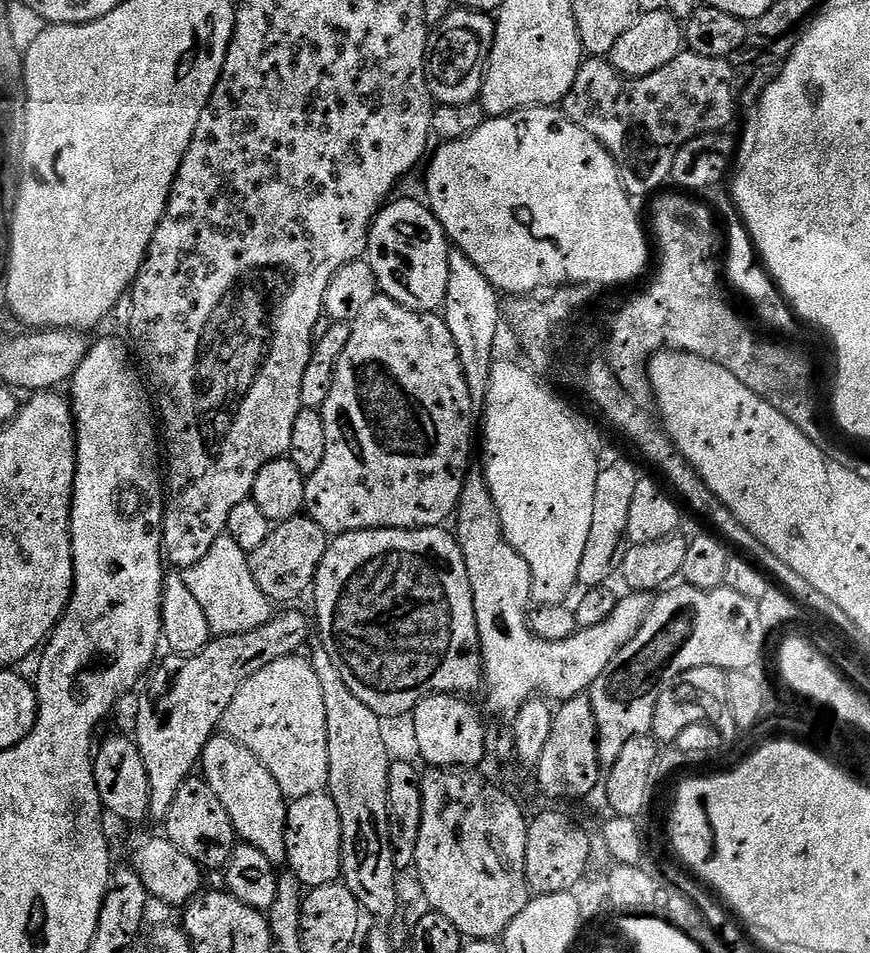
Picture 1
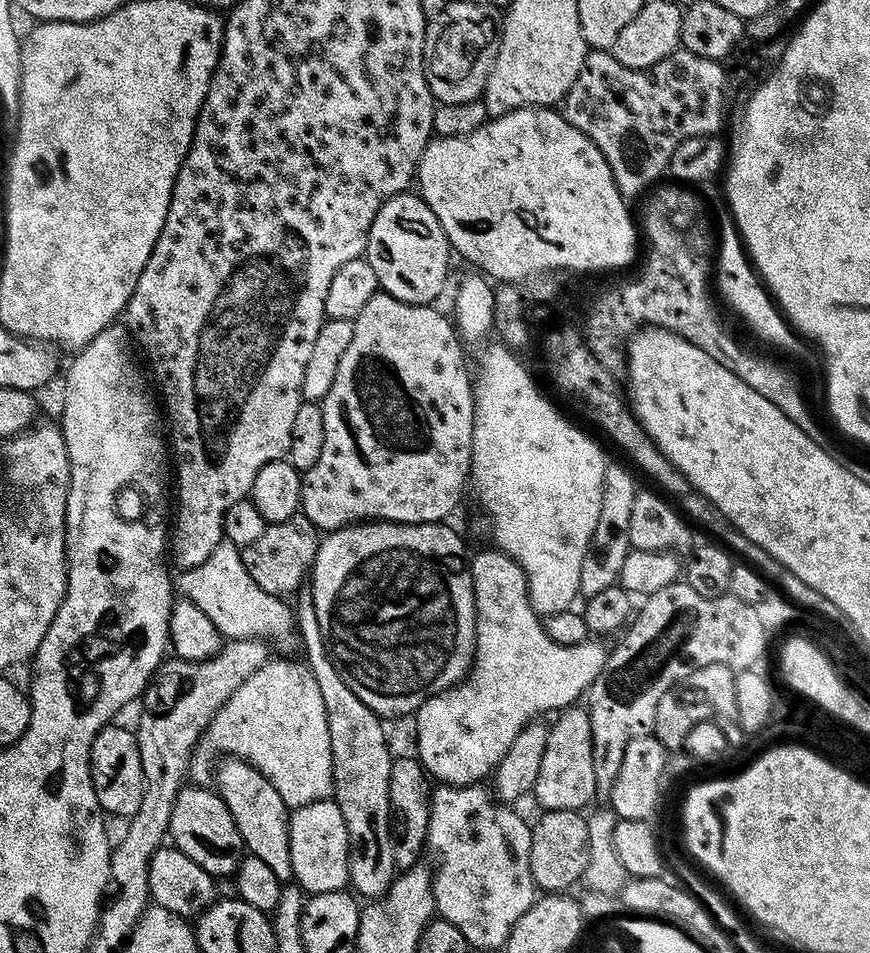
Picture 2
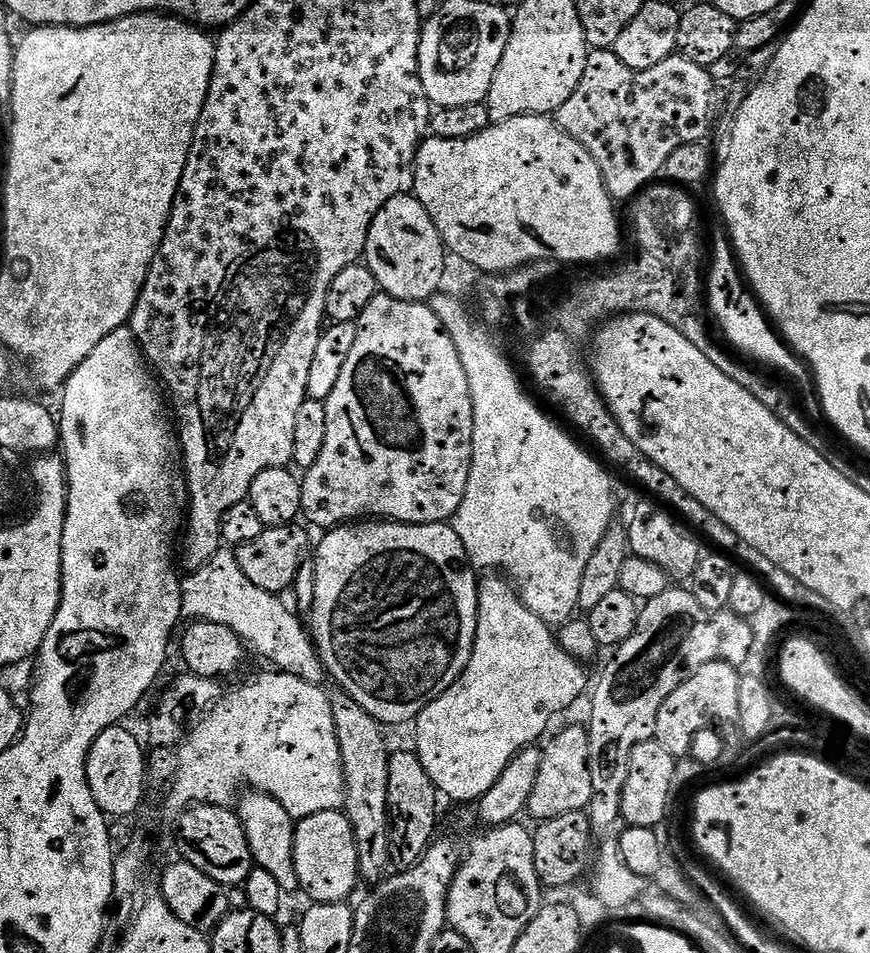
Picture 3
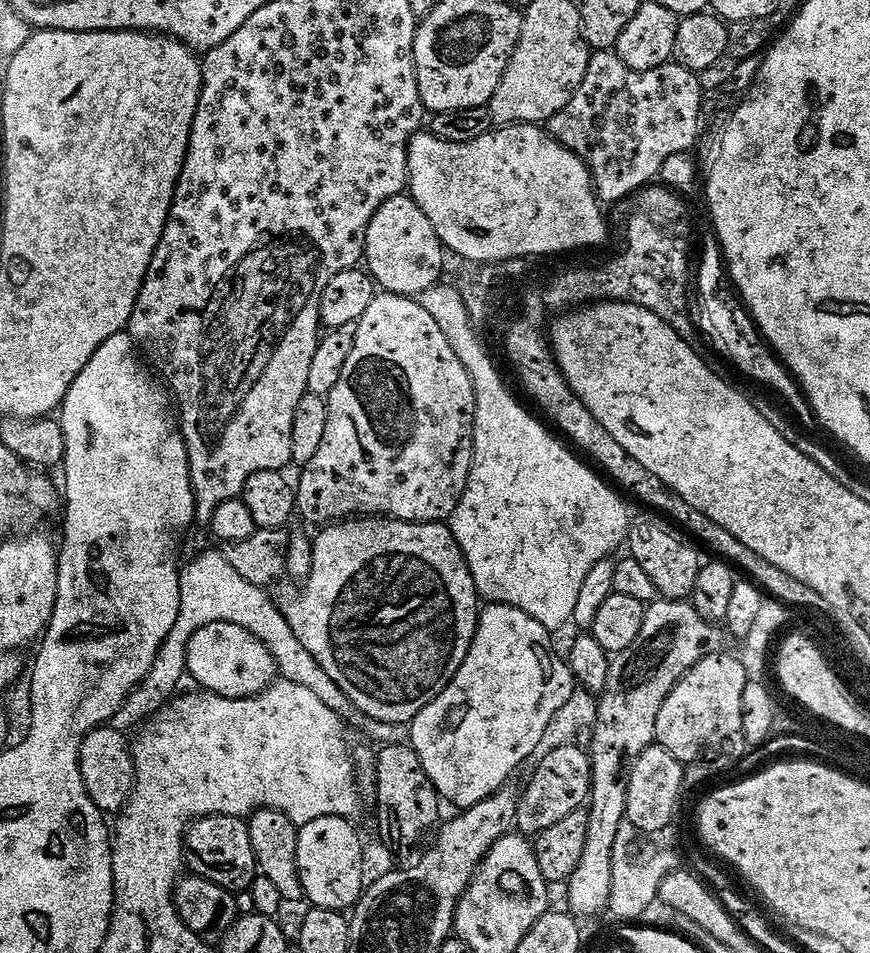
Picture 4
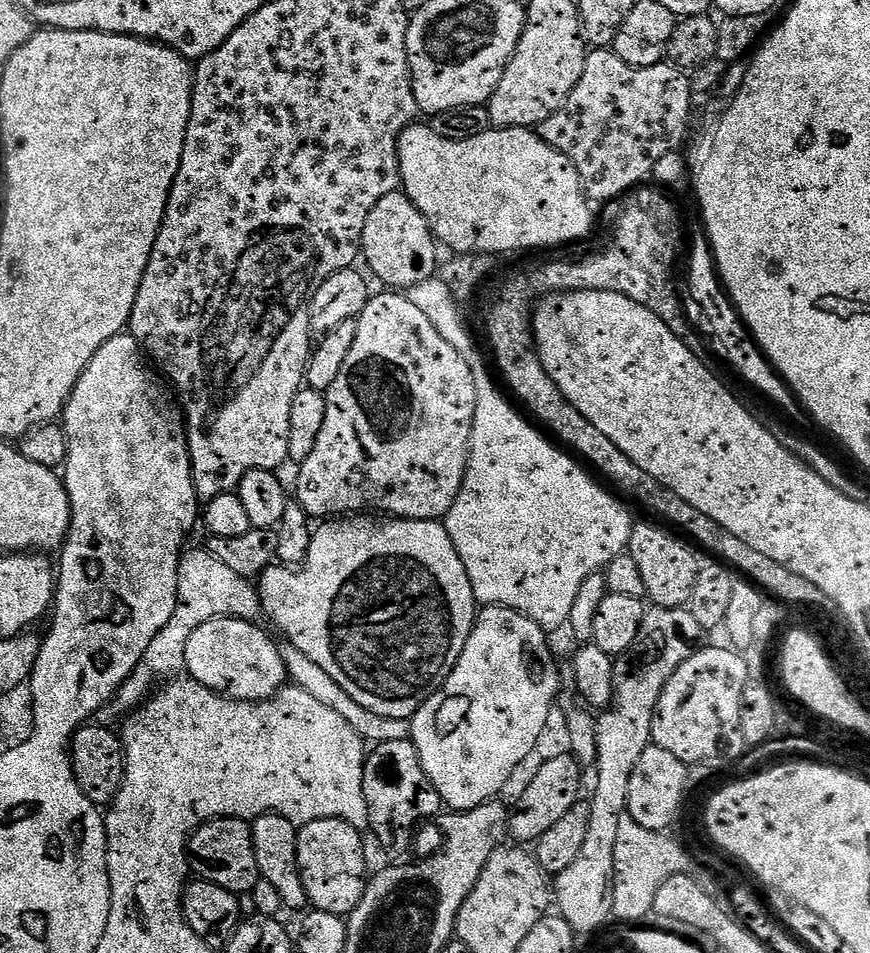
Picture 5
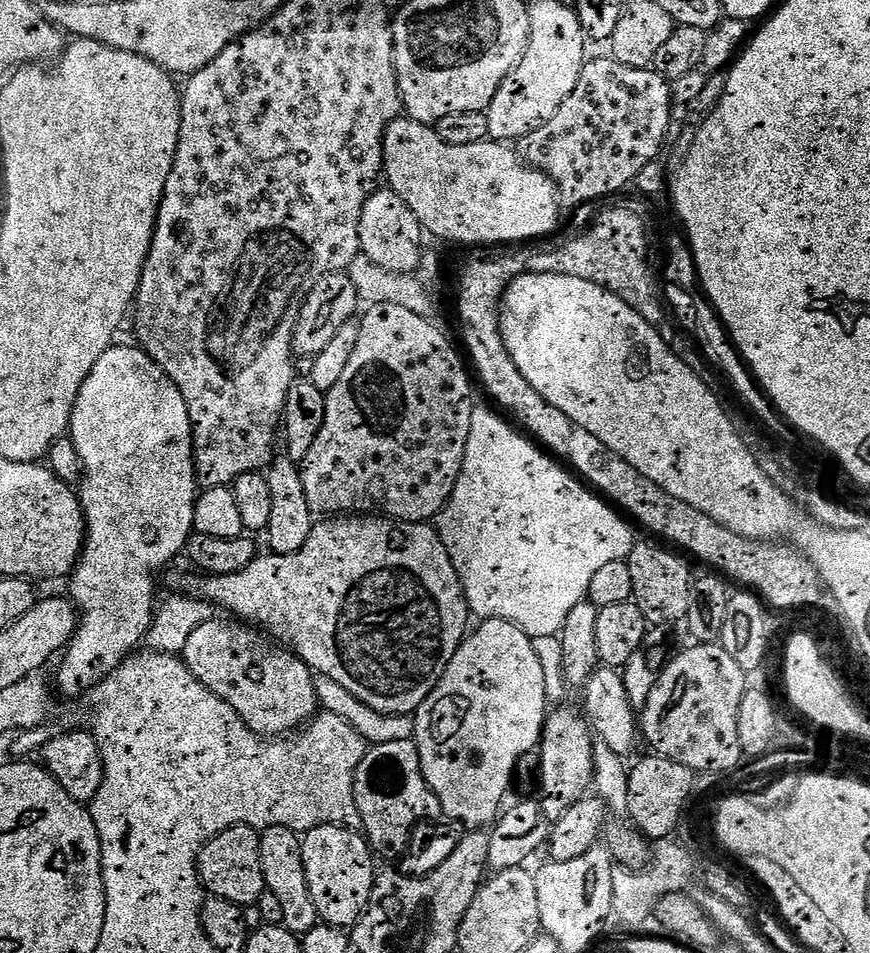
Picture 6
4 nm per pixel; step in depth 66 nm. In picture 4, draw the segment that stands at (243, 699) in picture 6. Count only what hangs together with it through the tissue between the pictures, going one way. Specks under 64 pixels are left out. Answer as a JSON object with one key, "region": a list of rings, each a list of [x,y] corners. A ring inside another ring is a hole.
{"region":[[[214,622],[210,626],[202,626],[202,630],[192,635],[188,643],[186,672],[189,677],[192,675],[204,687],[201,689],[205,693],[231,700],[241,700],[265,692],[273,684],[274,677],[277,675],[276,663],[268,647],[258,638],[254,638],[250,630],[242,626],[234,626],[230,622]]]}

